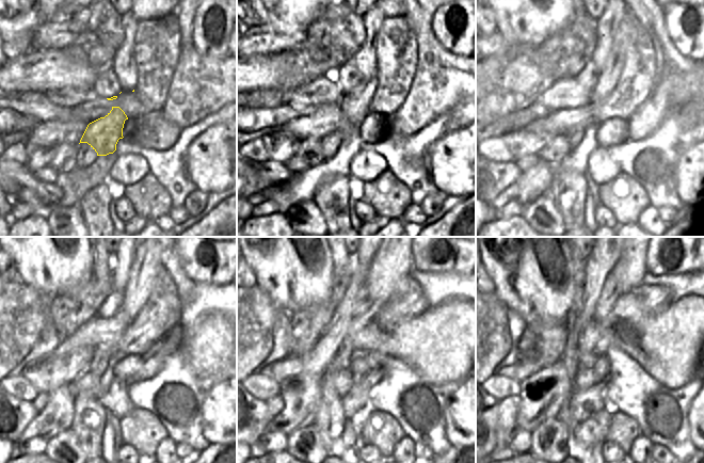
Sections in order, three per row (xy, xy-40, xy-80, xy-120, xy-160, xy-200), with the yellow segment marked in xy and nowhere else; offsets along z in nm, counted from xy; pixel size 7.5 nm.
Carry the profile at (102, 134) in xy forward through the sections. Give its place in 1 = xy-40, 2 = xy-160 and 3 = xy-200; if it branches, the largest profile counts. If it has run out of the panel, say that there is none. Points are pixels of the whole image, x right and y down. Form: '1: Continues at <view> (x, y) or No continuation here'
1: Continues at xy-40 (355, 105)
2: Continues at xy-160 (392, 262)
3: Continues at xy-200 (628, 271).

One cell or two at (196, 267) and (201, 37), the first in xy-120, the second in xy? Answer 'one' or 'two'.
one

